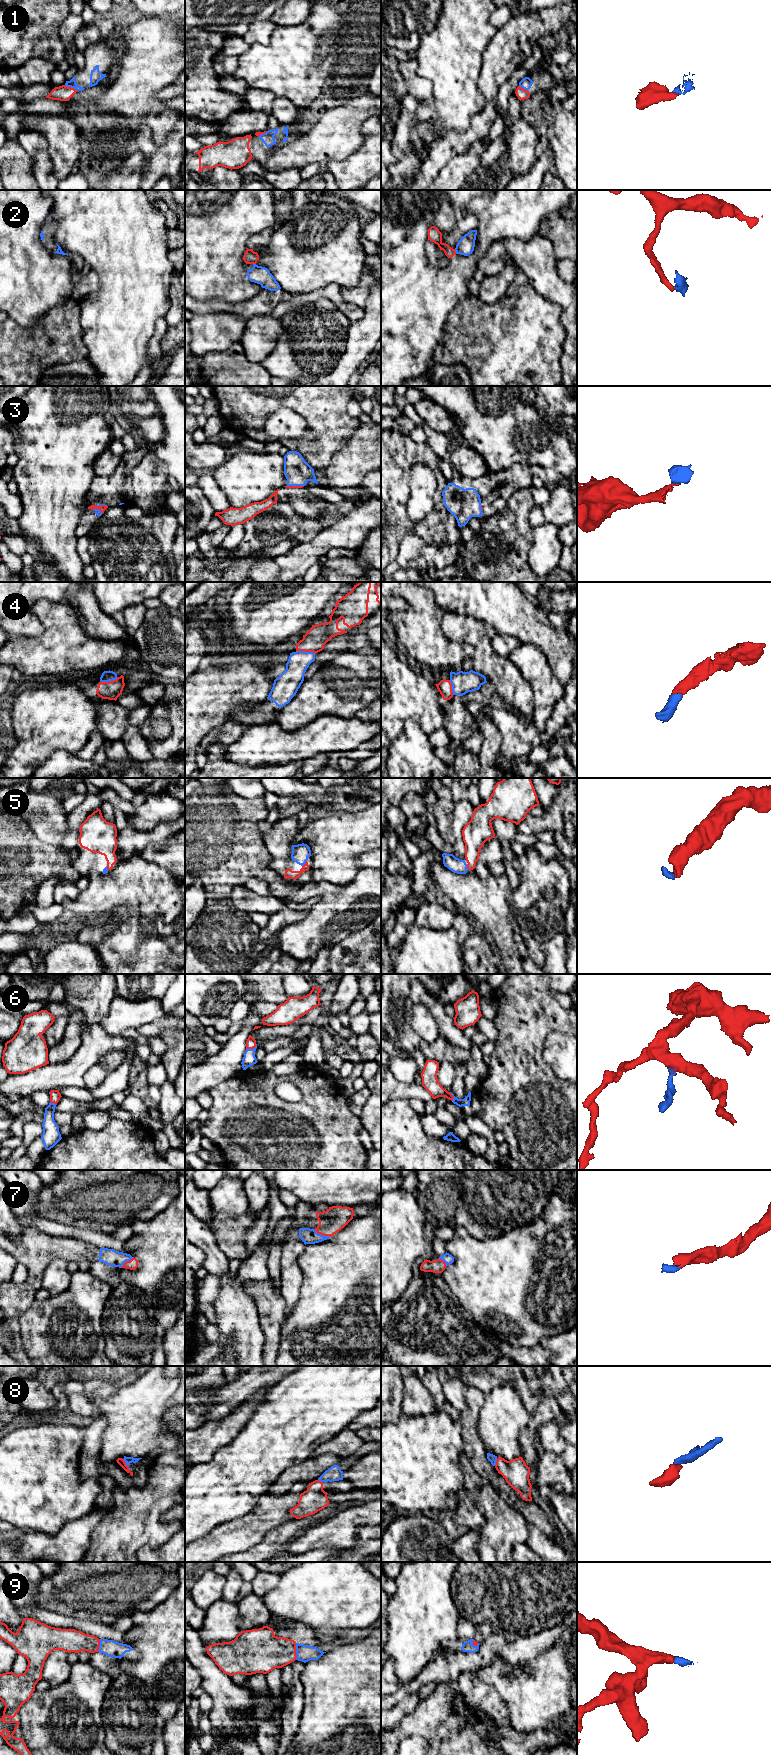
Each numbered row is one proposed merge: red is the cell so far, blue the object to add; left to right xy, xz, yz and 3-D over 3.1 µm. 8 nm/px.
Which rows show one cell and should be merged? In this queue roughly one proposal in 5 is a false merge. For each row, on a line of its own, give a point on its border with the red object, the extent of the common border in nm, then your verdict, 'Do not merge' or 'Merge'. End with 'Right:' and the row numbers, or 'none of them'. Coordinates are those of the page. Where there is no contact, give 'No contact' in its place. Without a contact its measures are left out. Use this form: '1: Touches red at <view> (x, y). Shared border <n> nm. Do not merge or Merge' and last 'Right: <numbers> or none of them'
1: Touches red at xy (70, 87). Shared border 120 nm. Merge
2: Touches red at yz (455, 251). Shared border 40 nm. Do not merge
3: Touches red at xz (295, 486). Shared border 140 nm. Merge
4: Touches red at xz (306, 651). Shared border 160 nm. Merge
5: Touches red at xz (305, 863). Shared border 70 nm. Merge
6: Touches red at xz (251, 1048). Shared border 100 nm. Merge
7: Touches red at xz (322, 1234). Shared border 150 nm. Merge
8: Touches red at xy (125, 1463). Shared border 80 nm. Merge
9: Touches red at xz (295, 1651). Shared border 140 nm. Merge
Right: 1, 3, 4, 5, 6, 7, 8, 9

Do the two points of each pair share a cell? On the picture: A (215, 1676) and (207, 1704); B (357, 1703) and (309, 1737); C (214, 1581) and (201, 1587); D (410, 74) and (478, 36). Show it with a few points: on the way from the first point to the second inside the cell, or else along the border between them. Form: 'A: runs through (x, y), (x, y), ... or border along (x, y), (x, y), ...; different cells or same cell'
A: border along (200, 1686), (212, 1699), (212, 1709), (209, 1715); different cells
B: runs through (345, 1714), (321, 1737); same cell
C: runs through (211, 1584), (208, 1587), (204, 1587); same cell
D: border along (415, 59), (417, 73), (429, 82), (431, 89); different cells

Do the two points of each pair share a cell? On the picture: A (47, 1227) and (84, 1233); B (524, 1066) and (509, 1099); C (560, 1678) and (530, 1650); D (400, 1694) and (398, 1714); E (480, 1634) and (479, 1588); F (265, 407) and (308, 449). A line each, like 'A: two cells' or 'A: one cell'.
A: one cell
B: one cell
C: two cells
D: two cells
E: two cells
F: one cell

